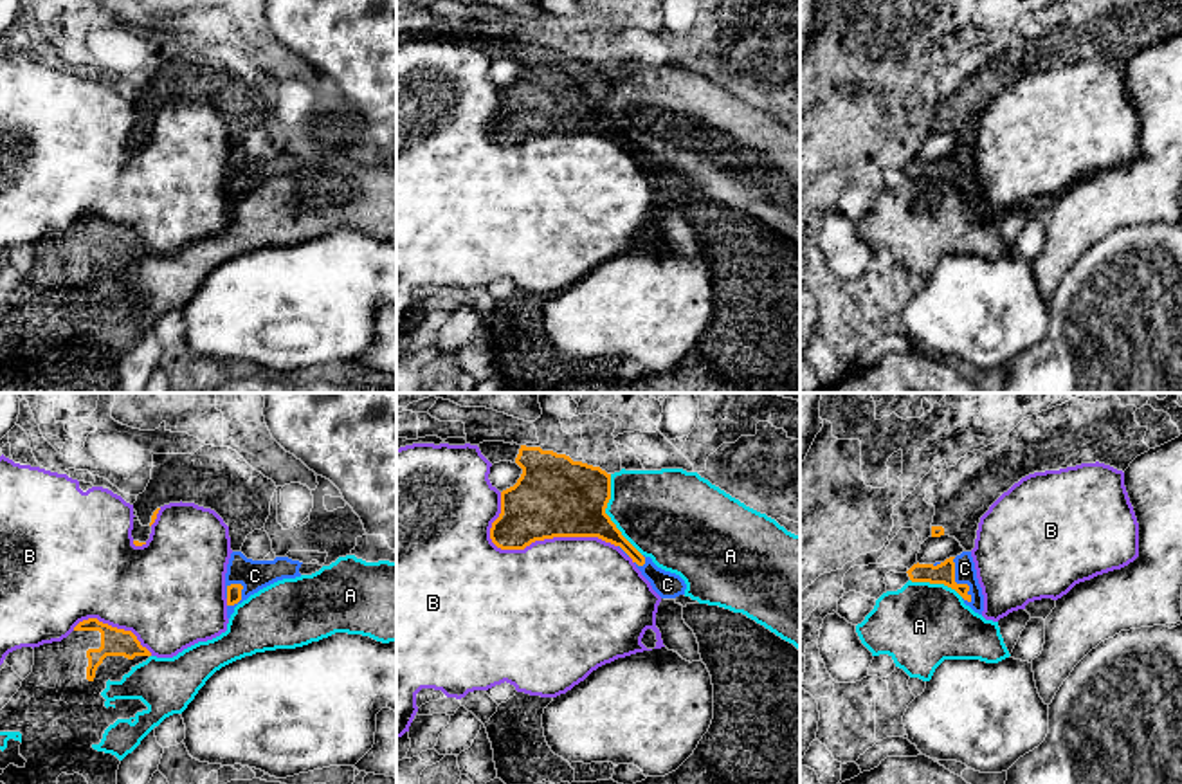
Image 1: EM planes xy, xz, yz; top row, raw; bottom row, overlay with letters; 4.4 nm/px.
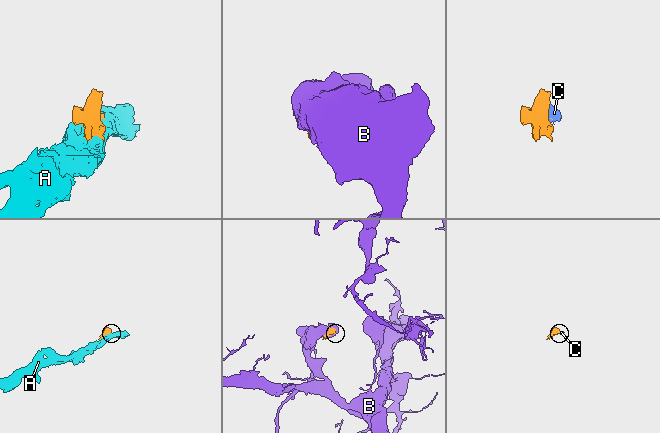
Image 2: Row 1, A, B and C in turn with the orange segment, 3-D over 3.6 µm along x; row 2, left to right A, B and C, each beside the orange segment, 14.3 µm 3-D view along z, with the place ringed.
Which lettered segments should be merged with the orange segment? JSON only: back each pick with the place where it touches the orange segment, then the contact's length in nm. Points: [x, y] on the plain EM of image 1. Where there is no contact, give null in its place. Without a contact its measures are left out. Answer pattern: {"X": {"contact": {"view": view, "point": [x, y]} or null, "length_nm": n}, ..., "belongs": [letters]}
{"C": {"contact": {"view": "yz", "point": [959, 181]}, "length_nm": 220}, "belongs": ["C"]}

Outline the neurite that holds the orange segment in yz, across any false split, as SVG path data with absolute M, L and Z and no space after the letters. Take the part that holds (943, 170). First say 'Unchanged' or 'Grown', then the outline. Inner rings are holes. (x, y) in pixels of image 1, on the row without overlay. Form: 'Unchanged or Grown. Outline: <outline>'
Grown. Outline: M962 148L957 153L950 153L944 159L935 160L917 159L906 169L912 178L944 180L955 186L966 202L982 211L984 191L977 175L971 148Z

